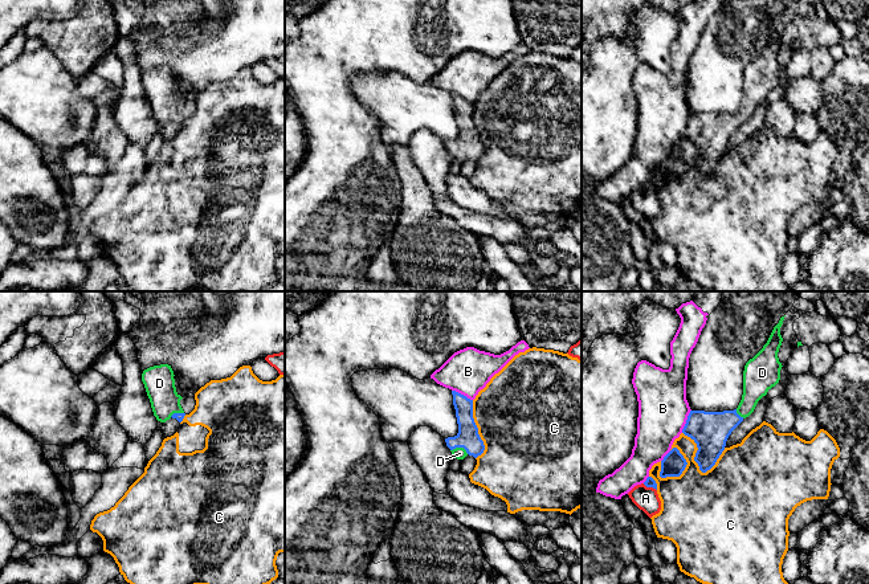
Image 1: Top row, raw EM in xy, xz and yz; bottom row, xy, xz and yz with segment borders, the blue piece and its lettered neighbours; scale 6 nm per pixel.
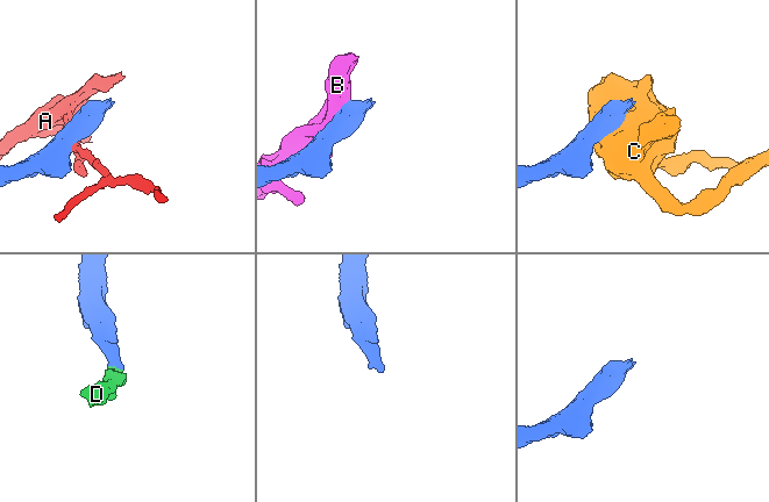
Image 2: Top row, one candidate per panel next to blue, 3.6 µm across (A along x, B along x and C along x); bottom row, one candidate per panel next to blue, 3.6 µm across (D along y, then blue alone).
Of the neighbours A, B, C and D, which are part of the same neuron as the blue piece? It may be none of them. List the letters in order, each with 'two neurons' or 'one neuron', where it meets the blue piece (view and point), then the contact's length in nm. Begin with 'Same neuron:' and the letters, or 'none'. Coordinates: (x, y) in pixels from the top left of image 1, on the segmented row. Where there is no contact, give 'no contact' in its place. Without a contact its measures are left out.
Same neuron: D
A: two neurons | yz (649, 486) | 100 nm
B: two neurons | yz (686, 421) | 160 nm
C: two neurons | yz (696, 453) | 300 nm
D: one neuron | xz (460, 446) | 110 nm

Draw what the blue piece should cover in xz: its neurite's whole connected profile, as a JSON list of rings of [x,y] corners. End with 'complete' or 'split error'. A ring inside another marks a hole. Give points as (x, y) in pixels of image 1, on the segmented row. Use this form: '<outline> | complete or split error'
[[[452,391],[453,405],[458,424],[458,433],[454,437],[445,438],[453,458],[464,460],[468,454],[477,458],[485,450],[484,441],[478,434],[478,428],[473,418],[473,400]]] | split error

